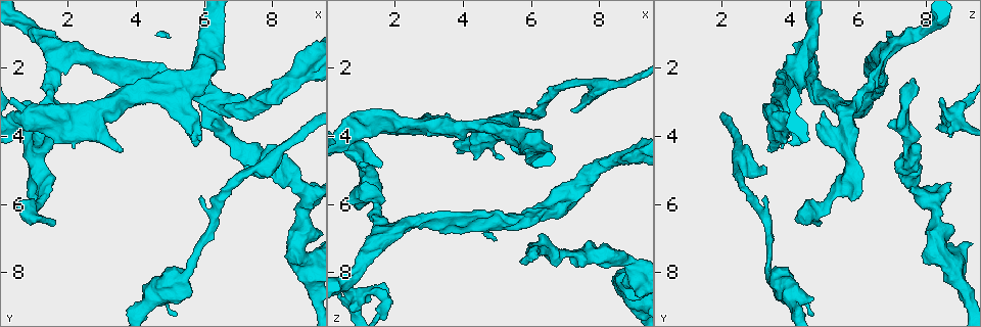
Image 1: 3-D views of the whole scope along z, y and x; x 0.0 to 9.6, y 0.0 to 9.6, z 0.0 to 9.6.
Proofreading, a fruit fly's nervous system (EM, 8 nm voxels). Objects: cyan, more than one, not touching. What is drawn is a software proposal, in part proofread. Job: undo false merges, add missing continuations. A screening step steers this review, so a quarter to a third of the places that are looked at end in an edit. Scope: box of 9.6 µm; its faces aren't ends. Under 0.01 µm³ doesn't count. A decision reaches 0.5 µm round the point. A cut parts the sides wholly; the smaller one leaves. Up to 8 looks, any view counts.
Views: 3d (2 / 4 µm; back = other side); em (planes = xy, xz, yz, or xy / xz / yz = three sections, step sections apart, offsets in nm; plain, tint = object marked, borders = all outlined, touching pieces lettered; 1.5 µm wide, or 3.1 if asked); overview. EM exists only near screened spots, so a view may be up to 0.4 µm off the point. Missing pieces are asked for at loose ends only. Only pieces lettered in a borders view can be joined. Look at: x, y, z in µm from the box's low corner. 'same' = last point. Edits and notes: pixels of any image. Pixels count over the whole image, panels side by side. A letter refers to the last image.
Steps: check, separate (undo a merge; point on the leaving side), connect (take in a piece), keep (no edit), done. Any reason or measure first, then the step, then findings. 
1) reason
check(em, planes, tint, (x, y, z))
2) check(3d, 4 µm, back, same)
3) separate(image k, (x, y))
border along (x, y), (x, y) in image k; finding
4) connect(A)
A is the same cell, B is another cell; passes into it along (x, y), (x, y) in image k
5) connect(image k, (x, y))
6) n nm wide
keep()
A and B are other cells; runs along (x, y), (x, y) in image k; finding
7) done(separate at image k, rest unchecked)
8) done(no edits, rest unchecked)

branch stops here
check(3d, 4 µm, (7.25, 4.95, 3.25))

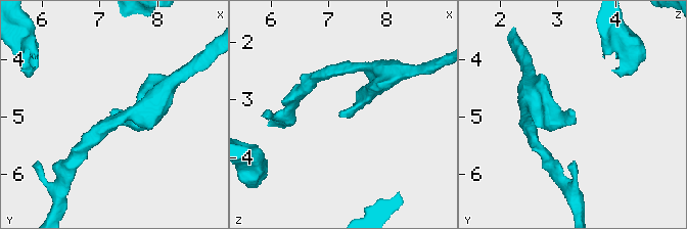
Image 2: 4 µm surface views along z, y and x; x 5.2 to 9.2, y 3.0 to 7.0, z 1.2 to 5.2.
check(em, yz, step 8, tint, (7.15, 4.90, 3.20))

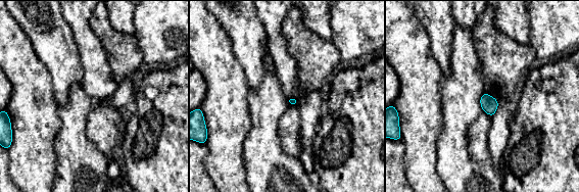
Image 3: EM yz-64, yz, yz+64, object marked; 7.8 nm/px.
what lies round it
check(em, yz, step 8, borders, same)

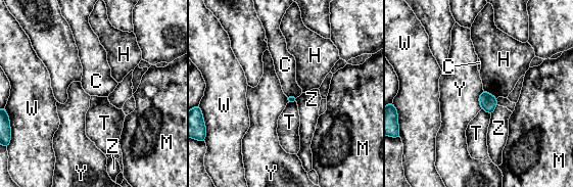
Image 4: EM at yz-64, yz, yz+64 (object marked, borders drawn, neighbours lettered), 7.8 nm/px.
Y touches over 150 nm
keep()
C, H, M, T, W, Y and Z are other cells; none of them fits

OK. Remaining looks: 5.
check(em, planes, borders, (5.65, 4.15, 3.95))

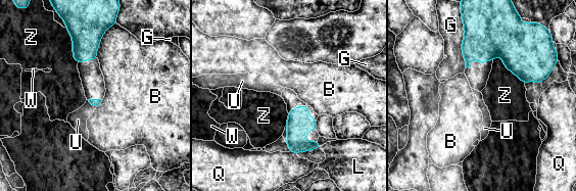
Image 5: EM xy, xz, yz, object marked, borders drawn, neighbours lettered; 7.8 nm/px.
keep()
B, G, L, Q, U, W and Z are other cells; border along (88, 100), (96, 106) in image 5; no lettered piece goes on from it

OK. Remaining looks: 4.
free end
check(em, xy, step 8, borders, (3.55, 4.30, 3.30))

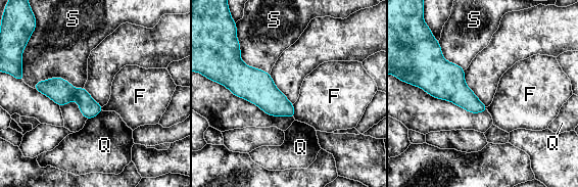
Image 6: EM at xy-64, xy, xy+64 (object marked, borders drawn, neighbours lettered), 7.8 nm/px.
check(em, planes, borders, same)

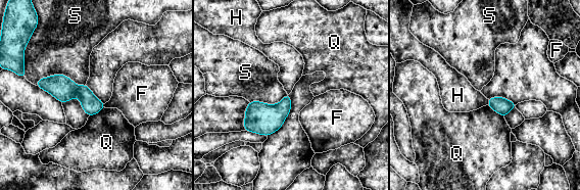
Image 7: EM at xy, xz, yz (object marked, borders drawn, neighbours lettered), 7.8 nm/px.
S touches over 400 nm
keep()
F, H, Q and S are other cells; border along (487, 99), (488, 104) in image 7; no lettered piece goes on from it

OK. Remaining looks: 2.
done(no edits, rest unchecked)

